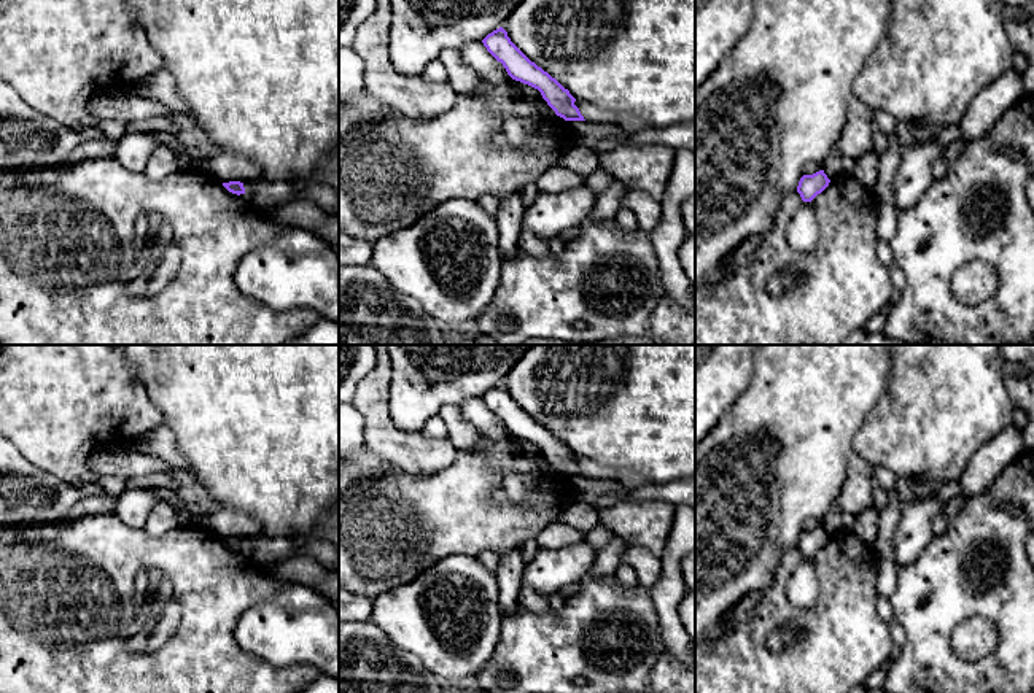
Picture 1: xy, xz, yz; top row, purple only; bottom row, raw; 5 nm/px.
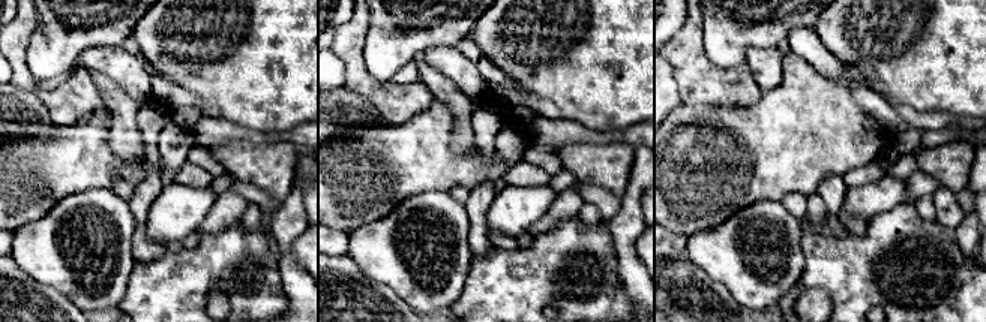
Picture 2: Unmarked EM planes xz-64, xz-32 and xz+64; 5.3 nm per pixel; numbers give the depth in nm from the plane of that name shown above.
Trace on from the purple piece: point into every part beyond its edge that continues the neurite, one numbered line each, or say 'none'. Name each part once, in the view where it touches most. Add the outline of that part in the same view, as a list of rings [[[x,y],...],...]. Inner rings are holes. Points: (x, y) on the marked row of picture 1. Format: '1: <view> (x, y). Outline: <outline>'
none

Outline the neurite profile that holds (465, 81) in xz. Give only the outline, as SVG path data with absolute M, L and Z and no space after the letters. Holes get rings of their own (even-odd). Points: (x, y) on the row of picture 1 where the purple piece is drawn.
M445 48L439 54L449 83L458 95L479 97L482 78L461 59L458 48Z

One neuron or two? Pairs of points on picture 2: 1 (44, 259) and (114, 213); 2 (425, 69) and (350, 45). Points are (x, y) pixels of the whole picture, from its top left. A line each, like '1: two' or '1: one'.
1: one
2: two

